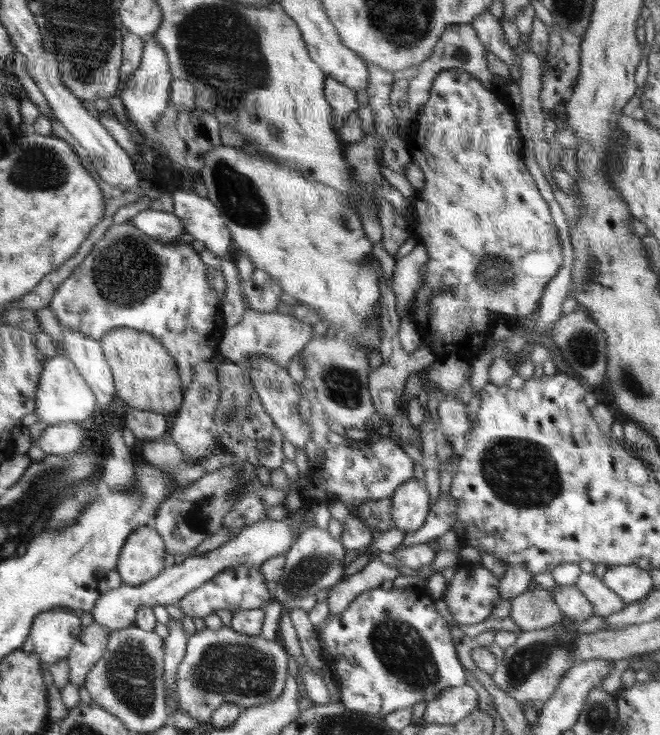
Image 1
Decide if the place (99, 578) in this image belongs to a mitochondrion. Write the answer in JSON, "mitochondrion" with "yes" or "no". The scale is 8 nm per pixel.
{"mitochondrion":"no"}

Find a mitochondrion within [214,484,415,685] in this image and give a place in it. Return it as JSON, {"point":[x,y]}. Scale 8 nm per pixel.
{"point":[309,570]}

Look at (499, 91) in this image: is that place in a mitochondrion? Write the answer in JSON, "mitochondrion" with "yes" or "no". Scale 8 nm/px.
{"mitochondrion":"no"}

